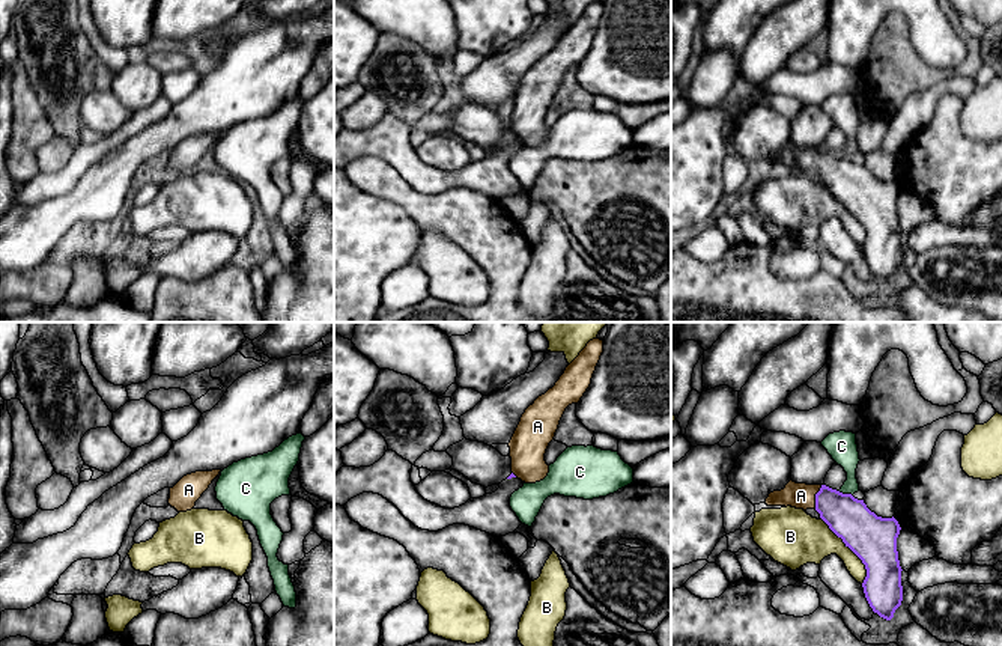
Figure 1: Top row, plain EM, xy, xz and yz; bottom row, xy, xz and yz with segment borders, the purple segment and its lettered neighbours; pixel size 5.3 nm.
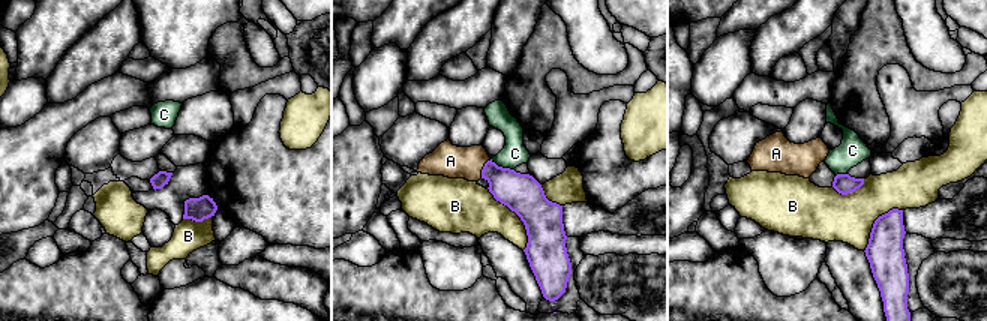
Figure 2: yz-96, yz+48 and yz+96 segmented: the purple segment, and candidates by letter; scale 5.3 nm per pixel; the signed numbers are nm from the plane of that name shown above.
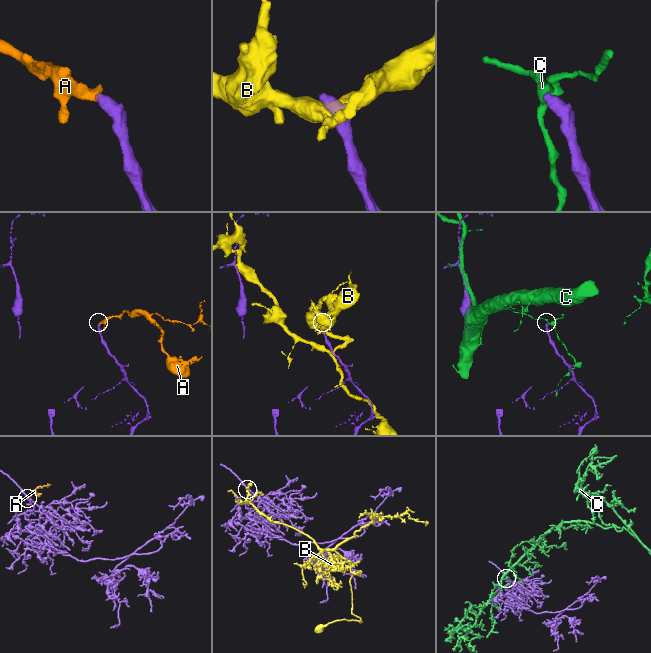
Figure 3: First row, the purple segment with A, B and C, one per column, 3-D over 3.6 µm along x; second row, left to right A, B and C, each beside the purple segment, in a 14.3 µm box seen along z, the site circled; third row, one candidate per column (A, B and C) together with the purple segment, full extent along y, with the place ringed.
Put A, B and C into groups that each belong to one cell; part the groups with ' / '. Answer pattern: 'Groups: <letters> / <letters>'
Groups: A / B / C

